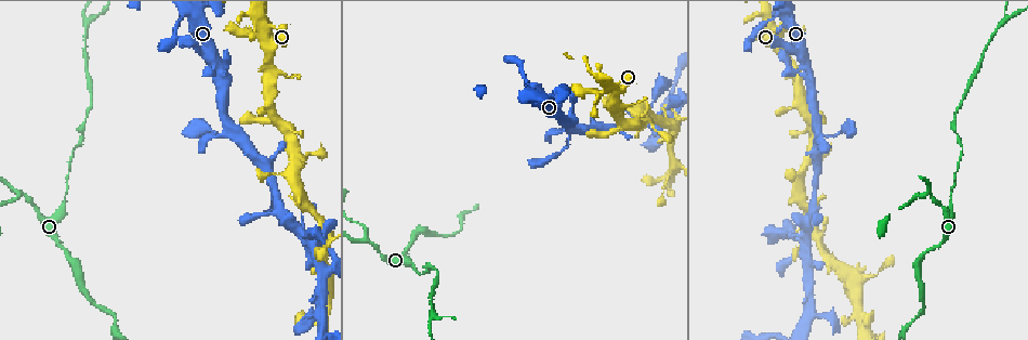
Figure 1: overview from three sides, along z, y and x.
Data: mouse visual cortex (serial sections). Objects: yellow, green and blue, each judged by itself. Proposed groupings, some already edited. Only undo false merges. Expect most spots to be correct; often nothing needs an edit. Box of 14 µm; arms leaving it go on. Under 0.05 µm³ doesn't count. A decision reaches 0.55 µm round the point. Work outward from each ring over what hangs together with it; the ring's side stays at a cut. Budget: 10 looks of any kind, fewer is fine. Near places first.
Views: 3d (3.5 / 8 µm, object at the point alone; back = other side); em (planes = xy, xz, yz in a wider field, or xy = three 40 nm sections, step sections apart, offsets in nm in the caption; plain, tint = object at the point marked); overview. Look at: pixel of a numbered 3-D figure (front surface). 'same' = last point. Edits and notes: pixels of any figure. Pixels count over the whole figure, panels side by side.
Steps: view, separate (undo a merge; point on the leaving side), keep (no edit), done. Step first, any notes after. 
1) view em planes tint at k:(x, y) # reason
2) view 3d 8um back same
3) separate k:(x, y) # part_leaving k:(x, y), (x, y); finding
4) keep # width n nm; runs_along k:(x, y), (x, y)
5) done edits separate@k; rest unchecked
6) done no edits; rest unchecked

view 3d 8um back at 1:(797, 172) # a narrow waist

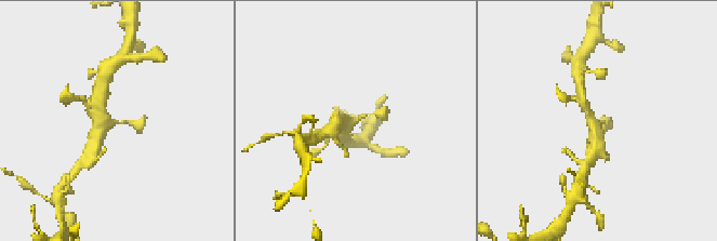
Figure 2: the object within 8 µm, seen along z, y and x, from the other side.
view em xy step 3 tint at 2:(600, 122)

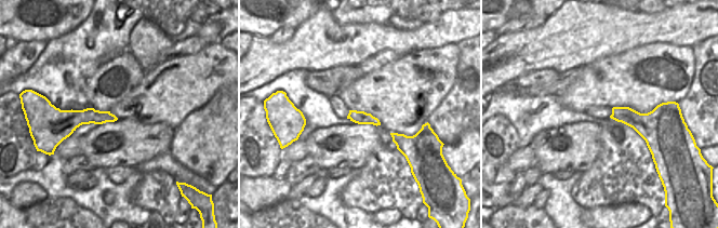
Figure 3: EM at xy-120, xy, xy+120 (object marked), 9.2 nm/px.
keep # all the same cell

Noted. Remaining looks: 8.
view 3d 3.5um at 1:(88, 21)

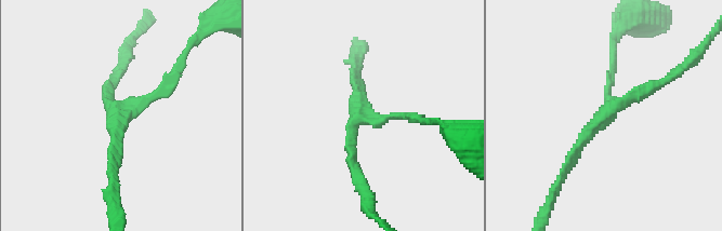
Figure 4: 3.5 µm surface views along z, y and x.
keep # runs_along 4:(563, 176), (613, 107), (663, 83); all the same cell

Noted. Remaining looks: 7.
view 3d 8um at 1:(366, 241) # arms part here

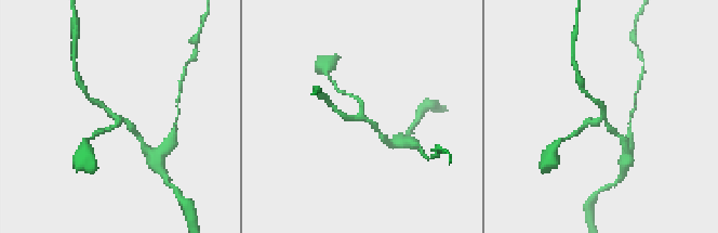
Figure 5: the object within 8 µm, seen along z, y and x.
view em xy step 1 tint at 5:(363, 115) # arms 3; arm_widths 150, 150, 200 nm; shape alone is not enough

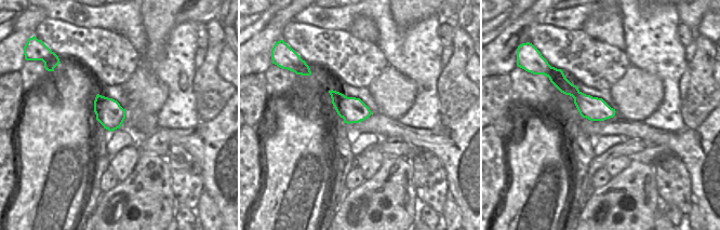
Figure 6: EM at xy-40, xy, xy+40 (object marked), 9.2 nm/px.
keep # runs_along 5:(381, 136), (361, 115), (360, 101), (350, 95); all the same cell

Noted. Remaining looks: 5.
view 3d 3.5um at 1:(845, 265) # three arms meet

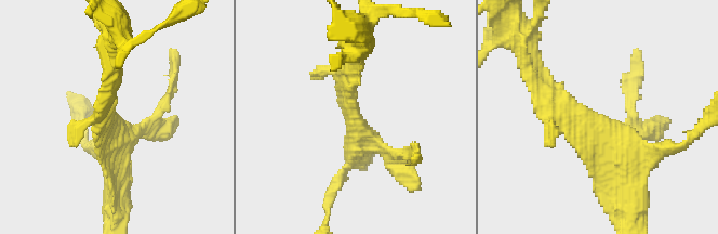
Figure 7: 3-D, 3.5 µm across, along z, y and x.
view em xy step 3 tint at 7:(591, 123) # shape alone is not enough

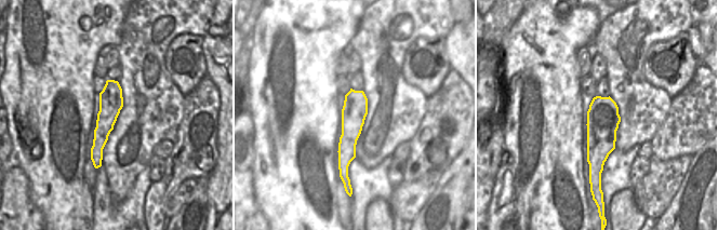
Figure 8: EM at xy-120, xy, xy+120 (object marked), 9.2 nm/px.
view em xy step 1 tint same # cut it another way

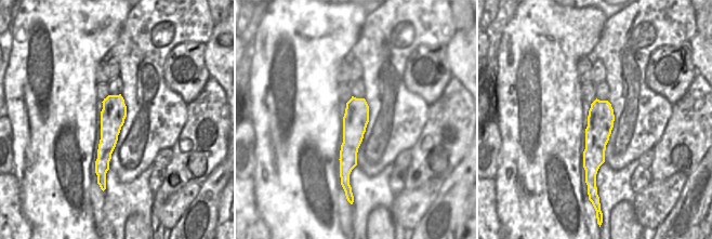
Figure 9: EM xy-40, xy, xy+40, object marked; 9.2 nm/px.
keep # runs_along 7:(535, 81), (605, 128), (629, 181); one cell here

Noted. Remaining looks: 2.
done no edits; rest unchecked

